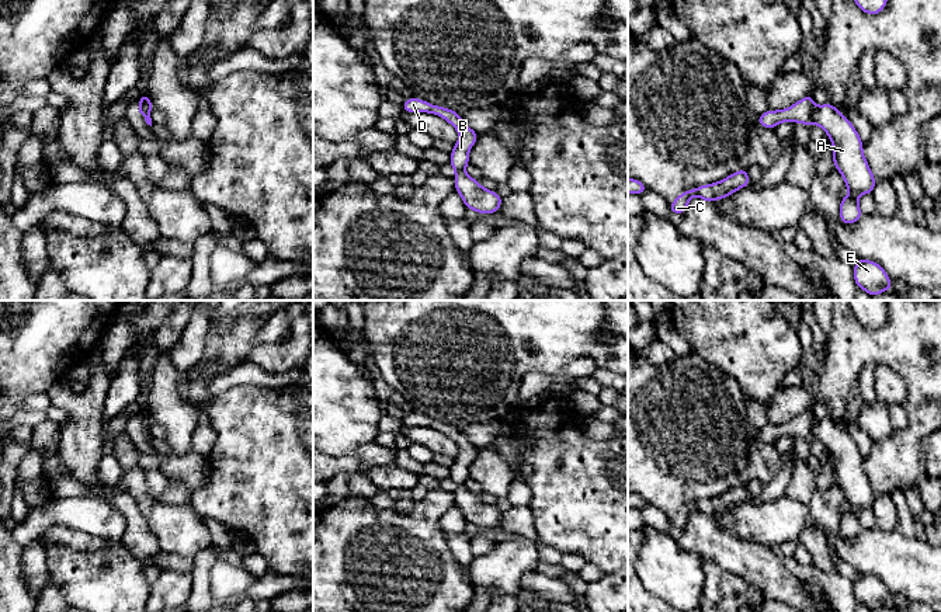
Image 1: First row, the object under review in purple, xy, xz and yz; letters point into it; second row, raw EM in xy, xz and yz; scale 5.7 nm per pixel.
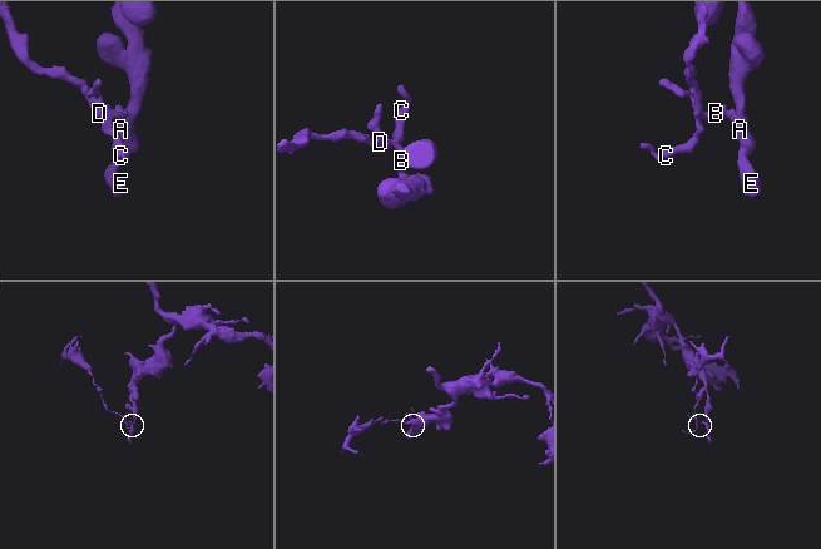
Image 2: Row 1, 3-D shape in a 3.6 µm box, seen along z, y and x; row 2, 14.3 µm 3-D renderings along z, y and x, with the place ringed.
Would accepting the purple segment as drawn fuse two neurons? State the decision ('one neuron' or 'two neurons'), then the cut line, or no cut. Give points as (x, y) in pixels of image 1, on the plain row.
two neurons; cut in yz along (816, 421), (812, 430), (813, 437)

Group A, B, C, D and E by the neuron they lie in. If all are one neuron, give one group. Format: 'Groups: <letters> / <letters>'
Groups: A E / B C D

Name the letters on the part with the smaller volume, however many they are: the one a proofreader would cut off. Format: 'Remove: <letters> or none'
Remove: B, C, D

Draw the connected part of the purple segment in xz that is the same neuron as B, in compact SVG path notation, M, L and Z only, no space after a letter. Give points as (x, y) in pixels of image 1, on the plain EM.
M412 411L404 414L403 427L427 427L434 428L437 431L444 432L448 438L451 438L459 448L459 453L454 460L449 473L449 480L455 486L463 486L469 479L469 465L475 459L479 452L479 448L470 444L459 431L459 427L452 425L449 423L444 423L440 420L433 420L424 414Z

